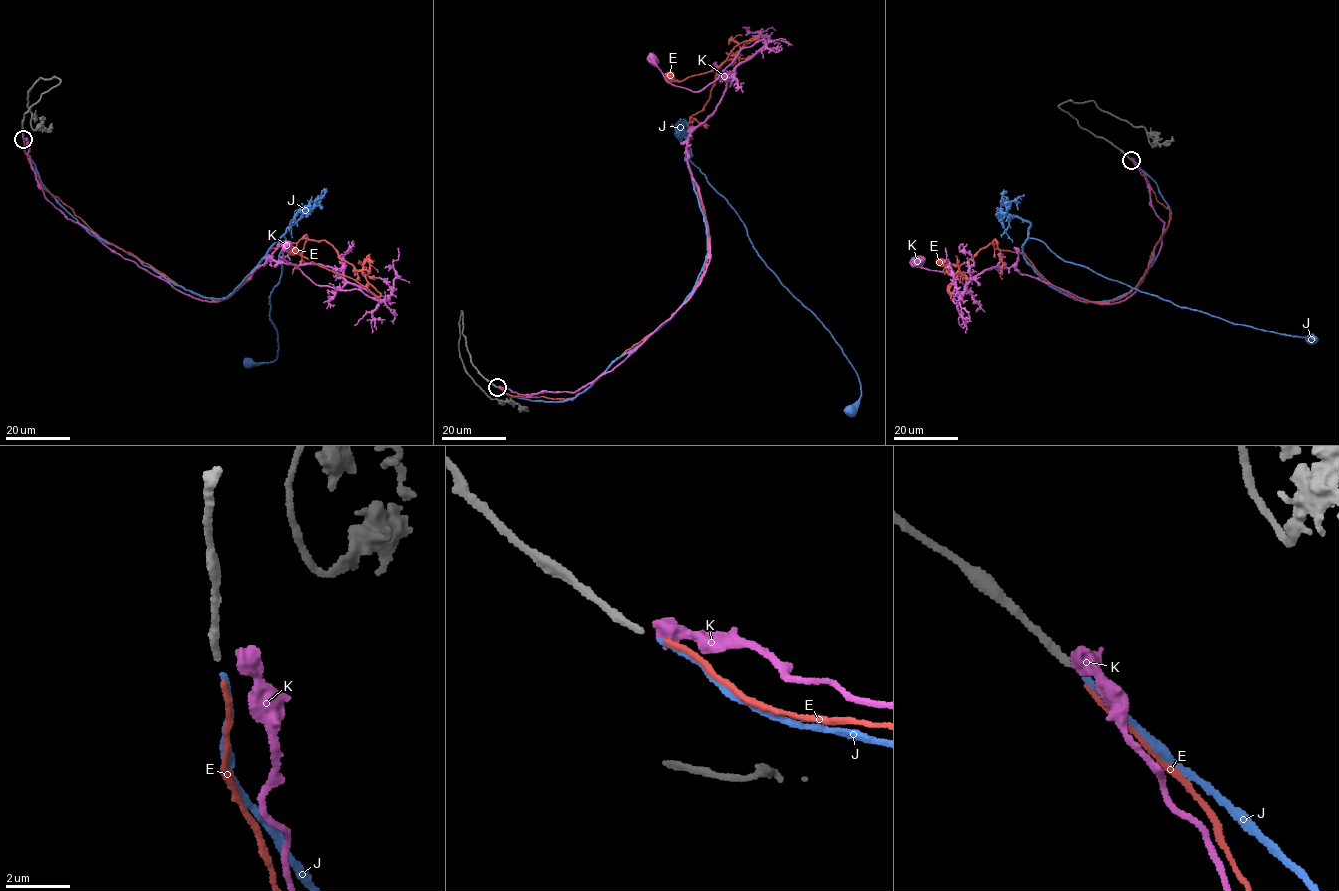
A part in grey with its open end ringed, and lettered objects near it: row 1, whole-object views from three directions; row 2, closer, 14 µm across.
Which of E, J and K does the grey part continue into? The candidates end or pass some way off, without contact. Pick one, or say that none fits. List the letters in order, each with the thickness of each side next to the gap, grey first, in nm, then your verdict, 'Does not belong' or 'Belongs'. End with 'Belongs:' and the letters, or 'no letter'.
E: Thickness 220 nm (grey) against 170 nm. Does not belong
J: Thickness 220 nm (grey) against 190 nm. Belongs
K: Thickness 220 nm (grey) against 550 nm. Does not belong
Belongs: J

